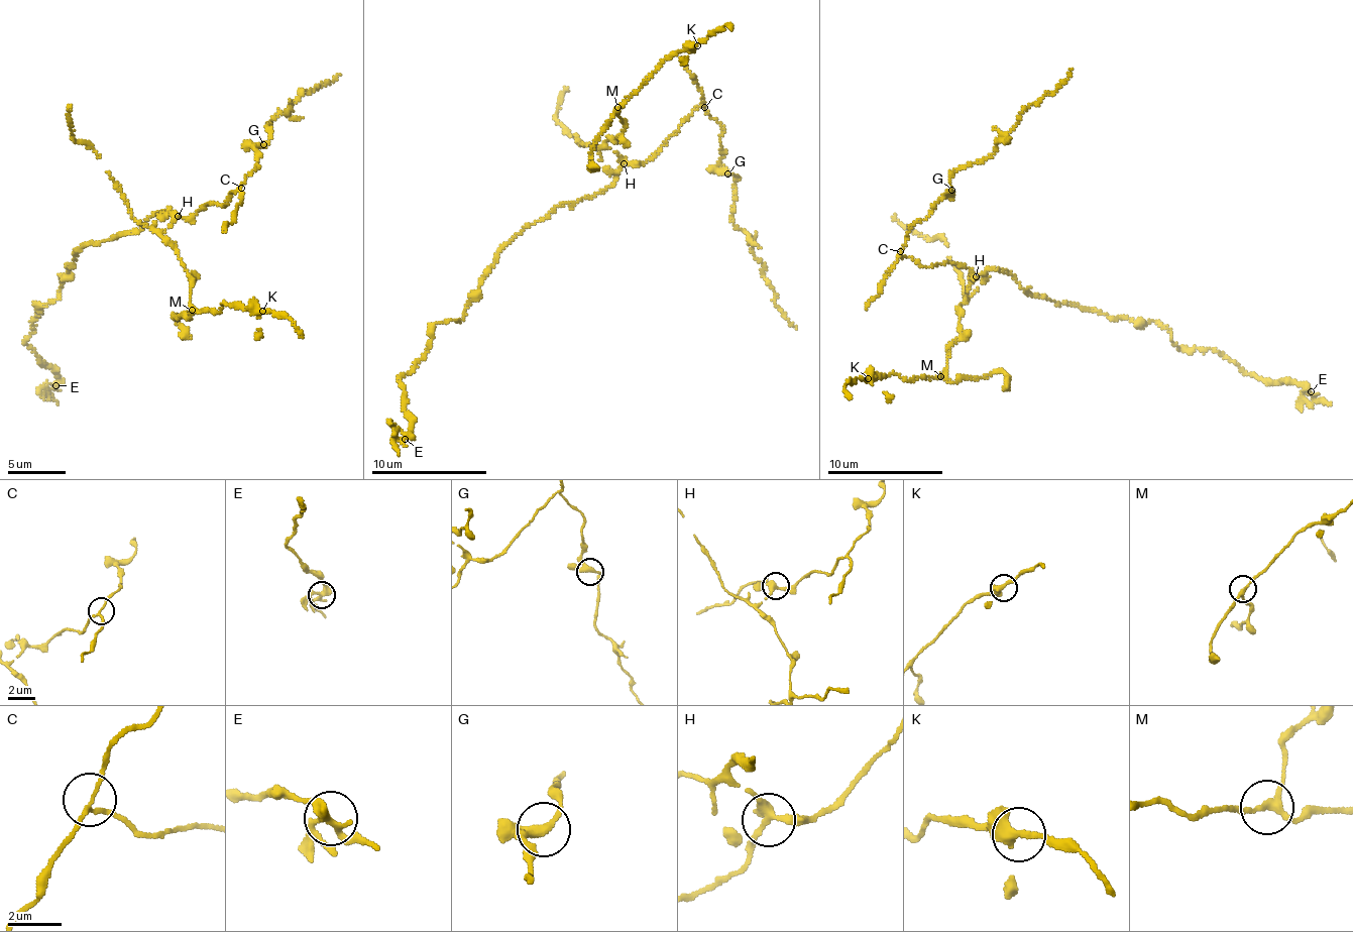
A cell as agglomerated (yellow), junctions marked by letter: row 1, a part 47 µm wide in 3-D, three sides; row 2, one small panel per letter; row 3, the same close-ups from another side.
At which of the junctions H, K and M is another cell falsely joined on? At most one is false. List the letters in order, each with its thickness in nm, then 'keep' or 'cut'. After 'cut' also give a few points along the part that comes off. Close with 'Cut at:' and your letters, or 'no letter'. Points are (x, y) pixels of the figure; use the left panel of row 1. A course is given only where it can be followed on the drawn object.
H: 280 nm thick; cut; foreign part runs (177, 215), (147, 217), (138, 231), (78, 250), (54, 300), (39, 305), (26, 341), (55, 375), (58, 404)
K: 360 nm thick; keep
M: 200 nm thick; keep
Cut at: H

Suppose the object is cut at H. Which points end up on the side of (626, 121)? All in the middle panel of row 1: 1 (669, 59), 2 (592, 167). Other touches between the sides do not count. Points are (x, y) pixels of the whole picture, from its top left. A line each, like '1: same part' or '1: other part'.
1: same part
2: same part

